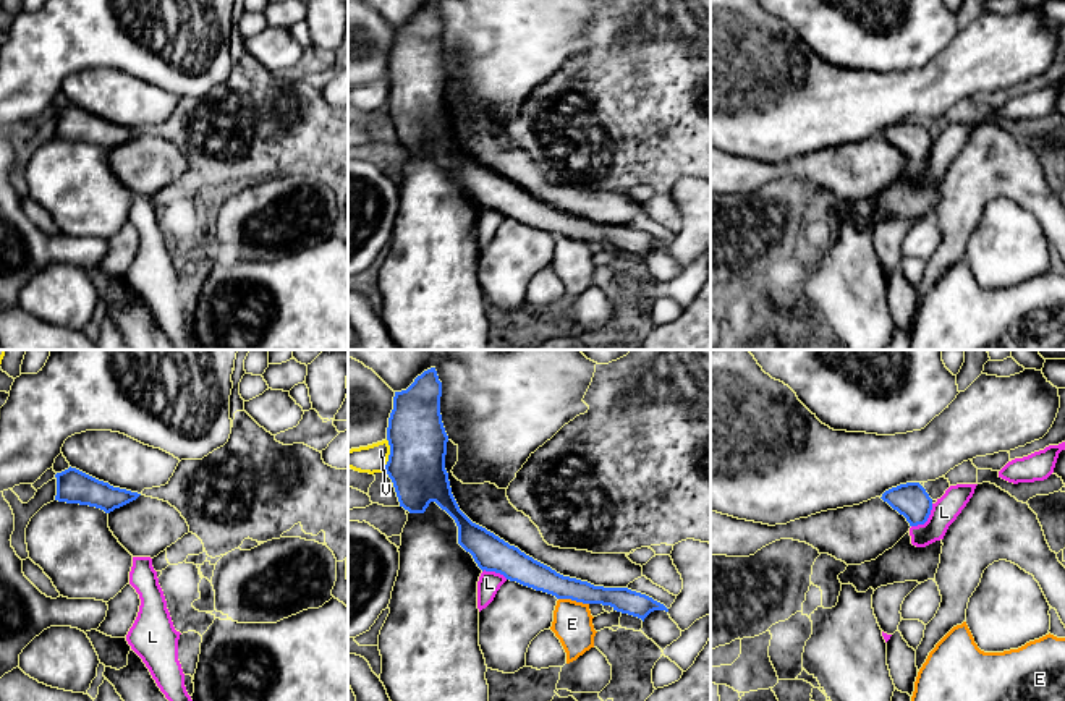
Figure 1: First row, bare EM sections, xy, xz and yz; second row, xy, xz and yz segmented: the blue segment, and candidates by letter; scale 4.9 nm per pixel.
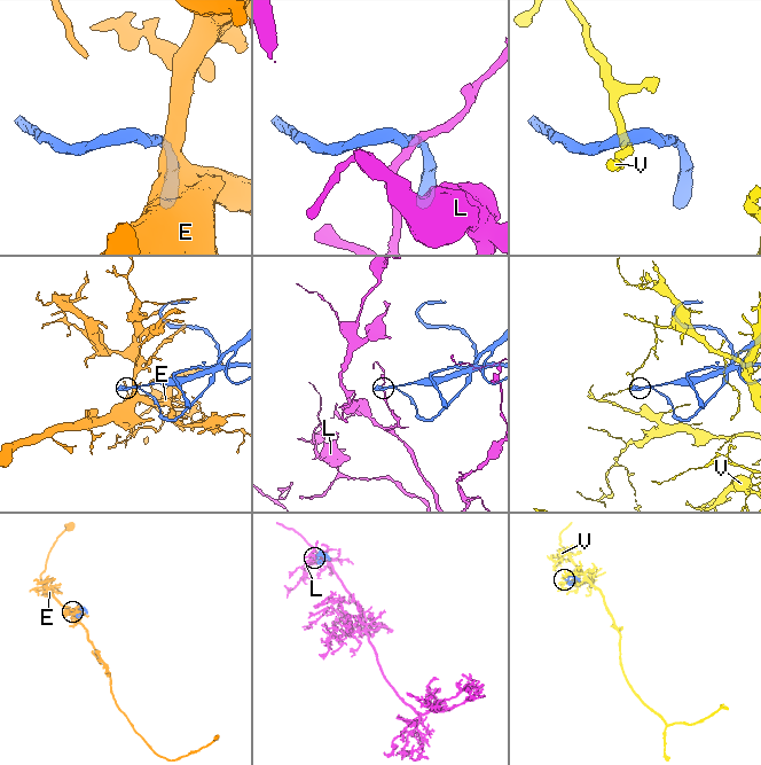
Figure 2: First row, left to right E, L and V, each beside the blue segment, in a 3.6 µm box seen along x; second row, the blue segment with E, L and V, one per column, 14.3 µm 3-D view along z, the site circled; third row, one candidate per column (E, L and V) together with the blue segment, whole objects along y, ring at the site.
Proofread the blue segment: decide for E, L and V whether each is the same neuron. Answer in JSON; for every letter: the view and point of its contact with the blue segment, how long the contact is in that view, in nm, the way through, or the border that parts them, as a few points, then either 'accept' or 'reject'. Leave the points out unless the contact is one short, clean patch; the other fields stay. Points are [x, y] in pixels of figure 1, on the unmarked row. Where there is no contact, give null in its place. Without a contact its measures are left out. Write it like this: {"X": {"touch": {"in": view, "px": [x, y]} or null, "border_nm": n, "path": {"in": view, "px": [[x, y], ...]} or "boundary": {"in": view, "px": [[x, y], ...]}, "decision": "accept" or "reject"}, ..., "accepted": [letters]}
{"E": {"touch": {"in": "xz", "px": [573, 237]}, "border_nm": 160, "boundary": {"in": "xz", "px": [[559, 235], [588, 242]]}, "decision": "reject"}, "L": {"touch": {"in": "yz", "px": [926, 157]}, "border_nm": 160, "boundary": {"in": "yz", "px": [[933, 141], [929, 154], [923, 161], [912, 164]]}, "decision": "reject"}, "V": {"touch": {"in": "xz", "px": [389, 93]}, "border_nm": 160, "boundary": {"in": "xz", "px": [[387, 76], [389, 97], [384, 107]]}, "decision": "reject"}, "accepted": []}

